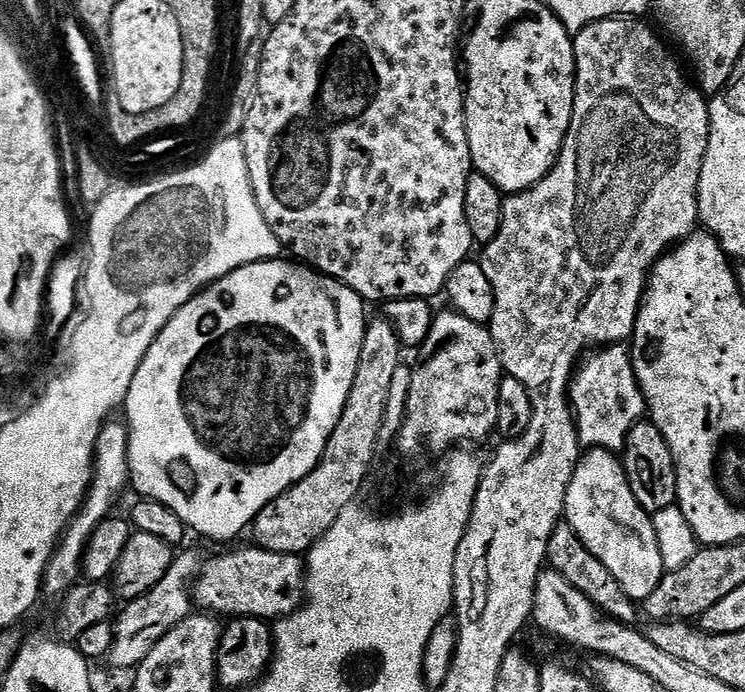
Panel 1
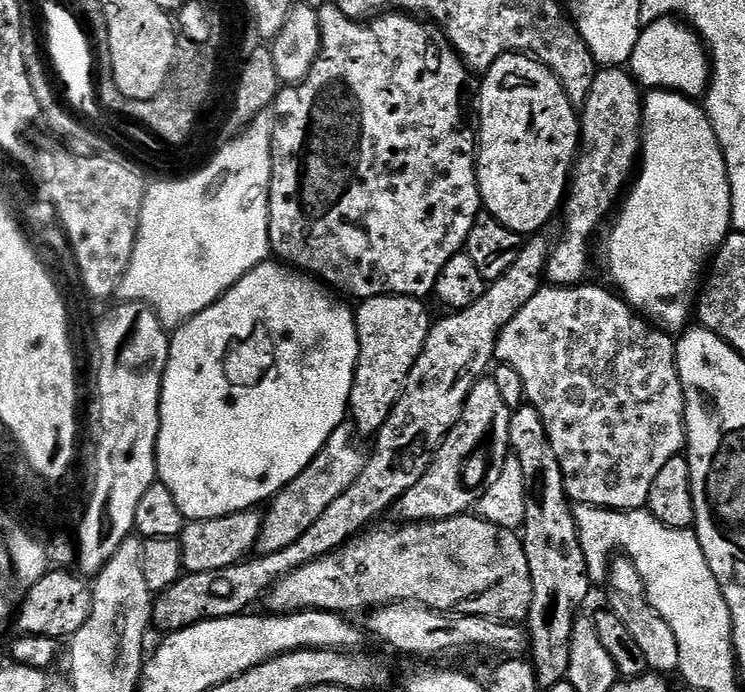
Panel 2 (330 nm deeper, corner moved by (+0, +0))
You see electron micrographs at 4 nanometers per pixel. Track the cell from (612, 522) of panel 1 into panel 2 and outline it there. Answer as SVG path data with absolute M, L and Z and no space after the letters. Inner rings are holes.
M616 558L611 561L608 570L608 600L610 610L626 622L626 630L630 630L642 649L642 658L645 665L651 671L661 674L672 674L679 669L680 655L678 654L678 638L674 638L674 630L666 626L666 618L654 610L654 606L648 601L648 595L644 592L644 584L640 580L638 570L633 566L631 560L627 558Z

